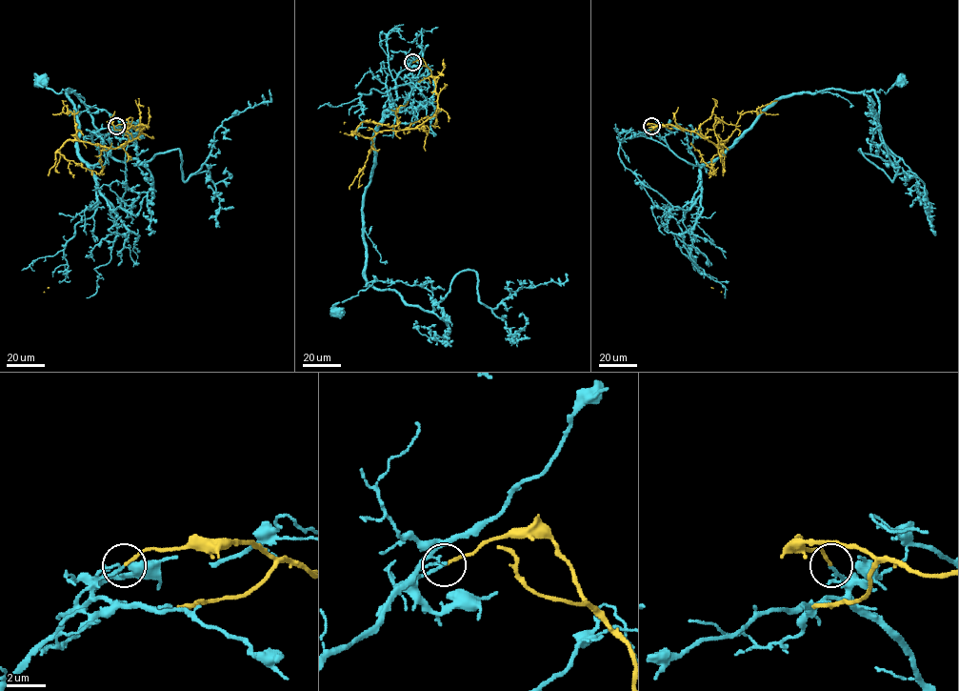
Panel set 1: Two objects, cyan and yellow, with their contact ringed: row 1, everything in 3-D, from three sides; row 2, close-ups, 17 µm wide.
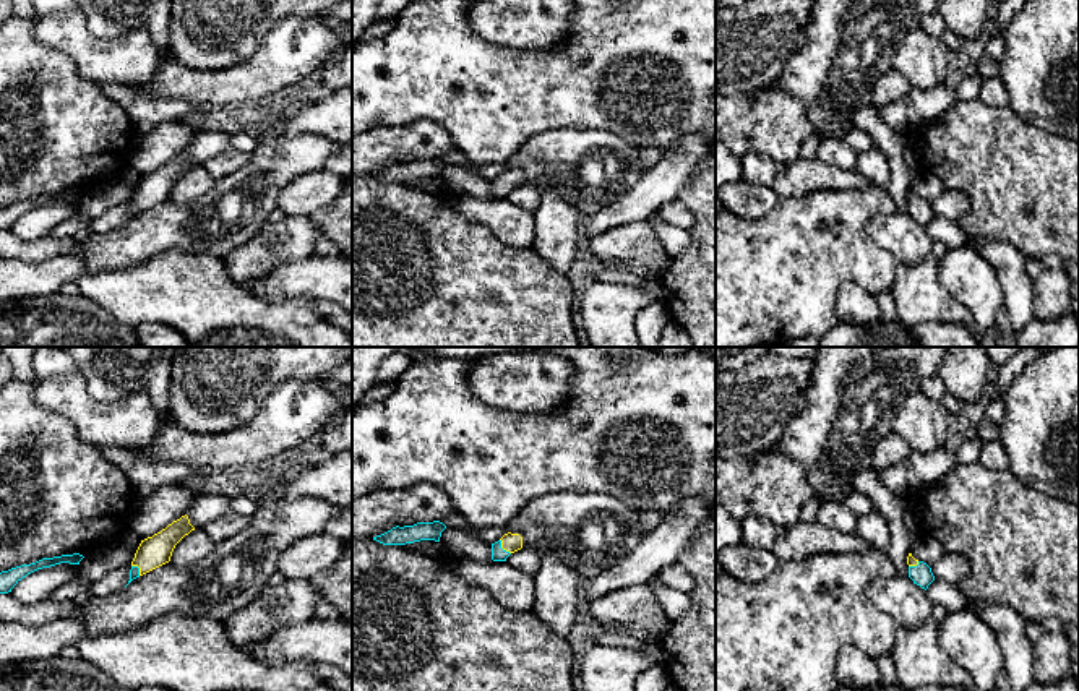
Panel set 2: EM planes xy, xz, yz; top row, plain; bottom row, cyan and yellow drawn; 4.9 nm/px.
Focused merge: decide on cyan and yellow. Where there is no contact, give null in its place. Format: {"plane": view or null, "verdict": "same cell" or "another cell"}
{"plane": "xz", "verdict": "another cell"}

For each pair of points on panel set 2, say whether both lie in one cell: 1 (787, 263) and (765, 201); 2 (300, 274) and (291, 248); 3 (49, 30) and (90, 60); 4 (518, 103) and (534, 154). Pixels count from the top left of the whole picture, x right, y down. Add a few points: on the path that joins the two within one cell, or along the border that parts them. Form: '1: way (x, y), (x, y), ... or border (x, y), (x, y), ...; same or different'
1: border (781, 198), (758, 218), (740, 218), (732, 213); different
2: border (315, 253), (281, 265), (262, 278); different
3: way (59, 31), (80, 51); same
4: border (567, 127), (531, 135), (503, 163); different

